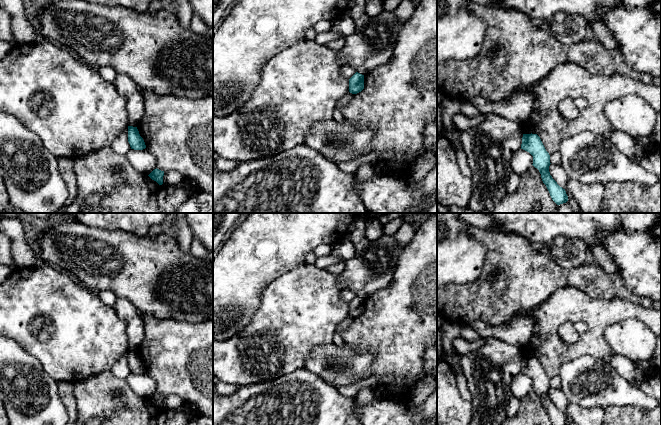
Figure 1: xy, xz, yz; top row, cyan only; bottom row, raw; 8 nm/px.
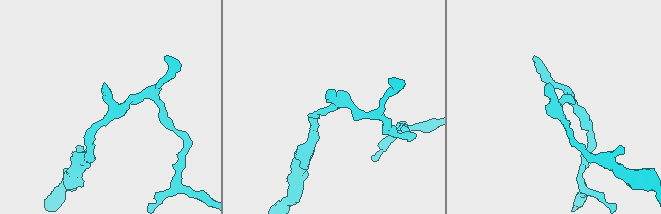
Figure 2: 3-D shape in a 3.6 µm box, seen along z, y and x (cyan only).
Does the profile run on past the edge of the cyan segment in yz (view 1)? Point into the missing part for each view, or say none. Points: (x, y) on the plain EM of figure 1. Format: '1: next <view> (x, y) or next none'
1: next none

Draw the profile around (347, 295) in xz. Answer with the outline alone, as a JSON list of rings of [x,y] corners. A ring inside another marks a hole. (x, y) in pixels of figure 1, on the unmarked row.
[[[345,289],[342,290],[340,296],[346,303],[349,304],[356,297],[356,294],[349,289]]]

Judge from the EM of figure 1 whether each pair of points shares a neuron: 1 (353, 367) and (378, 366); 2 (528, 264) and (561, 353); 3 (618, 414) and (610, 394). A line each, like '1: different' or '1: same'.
1: different
2: different
3: different

